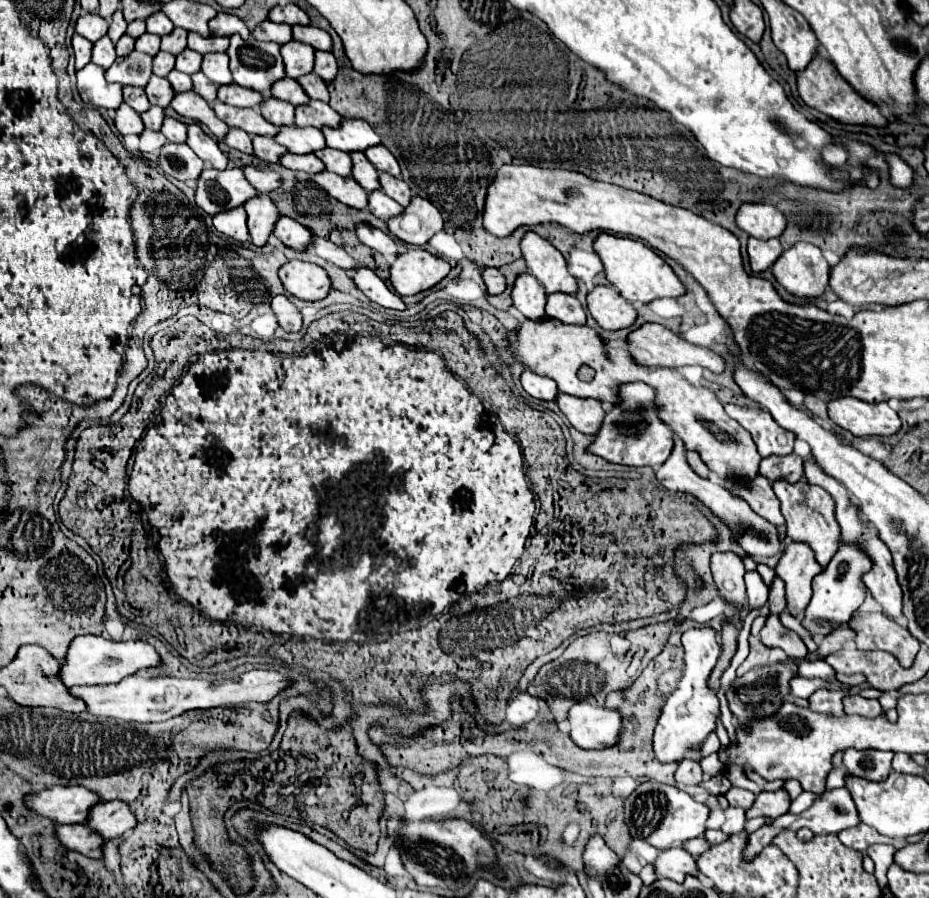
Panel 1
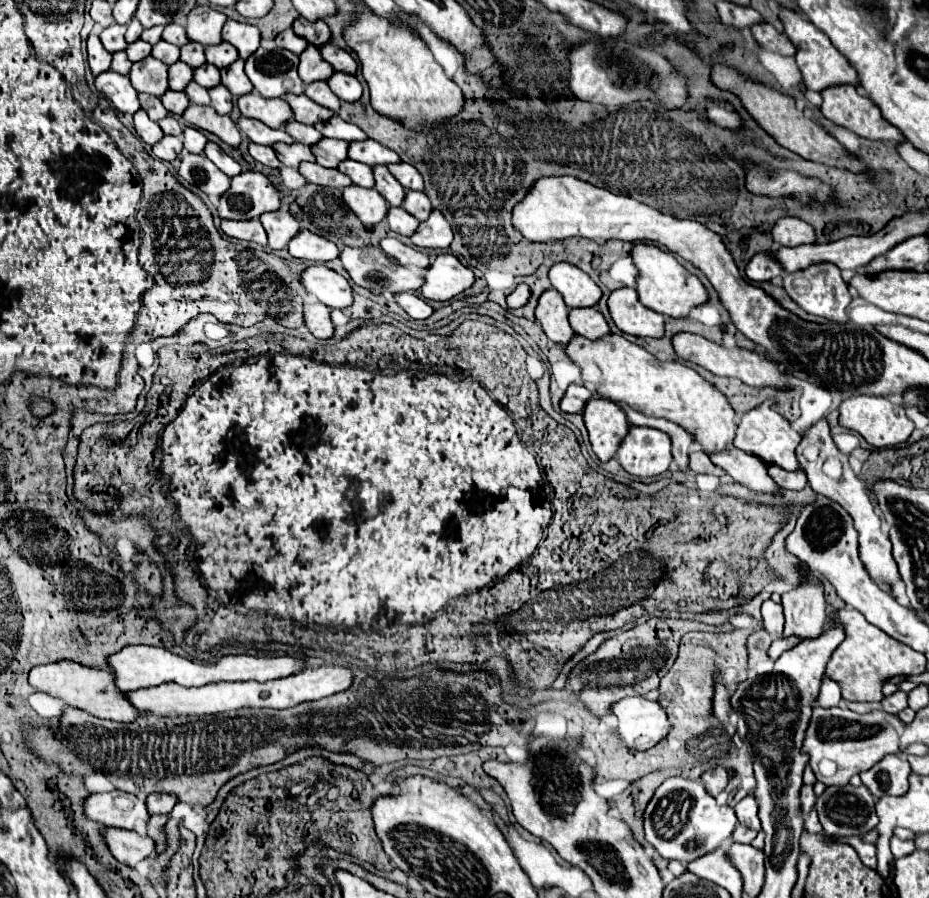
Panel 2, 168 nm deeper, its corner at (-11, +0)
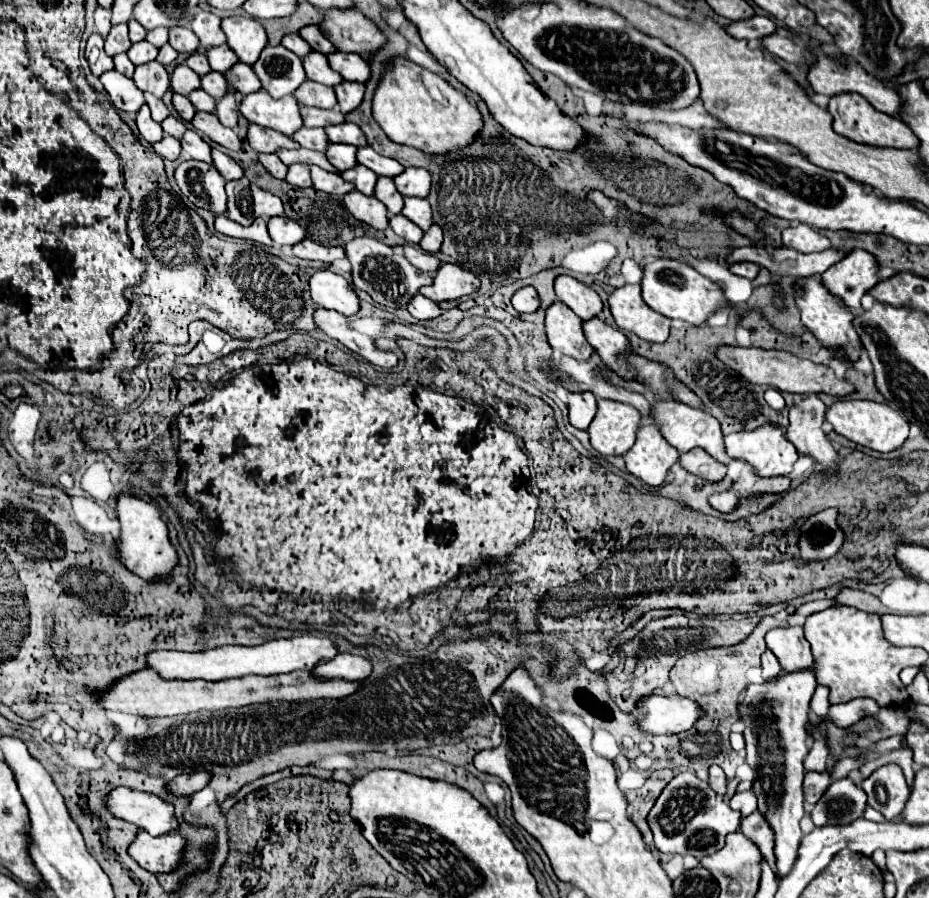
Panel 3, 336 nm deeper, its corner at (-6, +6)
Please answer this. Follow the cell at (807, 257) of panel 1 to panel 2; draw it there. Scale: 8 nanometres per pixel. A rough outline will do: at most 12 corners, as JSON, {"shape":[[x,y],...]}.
{"shape":[[827,262],[783,276],[809,314],[845,322],[847,282]]}

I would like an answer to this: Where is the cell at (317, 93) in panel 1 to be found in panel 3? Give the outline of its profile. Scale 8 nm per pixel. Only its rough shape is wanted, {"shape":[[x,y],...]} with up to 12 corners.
{"shape":[[306,80],[294,98],[302,106],[336,108],[334,88]]}

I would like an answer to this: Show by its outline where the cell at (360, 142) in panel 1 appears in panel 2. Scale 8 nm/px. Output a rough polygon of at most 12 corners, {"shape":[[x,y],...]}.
{"shape":[[379,142],[349,144],[349,158],[375,166],[399,162],[399,154]]}

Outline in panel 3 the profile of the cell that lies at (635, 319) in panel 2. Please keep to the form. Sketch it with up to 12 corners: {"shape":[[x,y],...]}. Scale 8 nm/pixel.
{"shape":[[638,284],[608,304],[620,330],[648,342],[668,338],[670,320],[644,304]]}

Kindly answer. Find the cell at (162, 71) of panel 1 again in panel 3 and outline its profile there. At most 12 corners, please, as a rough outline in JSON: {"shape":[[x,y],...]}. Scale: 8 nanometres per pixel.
{"shape":[[178,66],[170,78],[176,94],[188,96],[200,88],[192,68]]}

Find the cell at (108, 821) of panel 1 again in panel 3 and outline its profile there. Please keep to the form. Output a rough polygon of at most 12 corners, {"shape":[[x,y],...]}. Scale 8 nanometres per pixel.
{"shape":[[210,772],[180,774],[168,782],[172,794],[192,796],[206,788]]}

